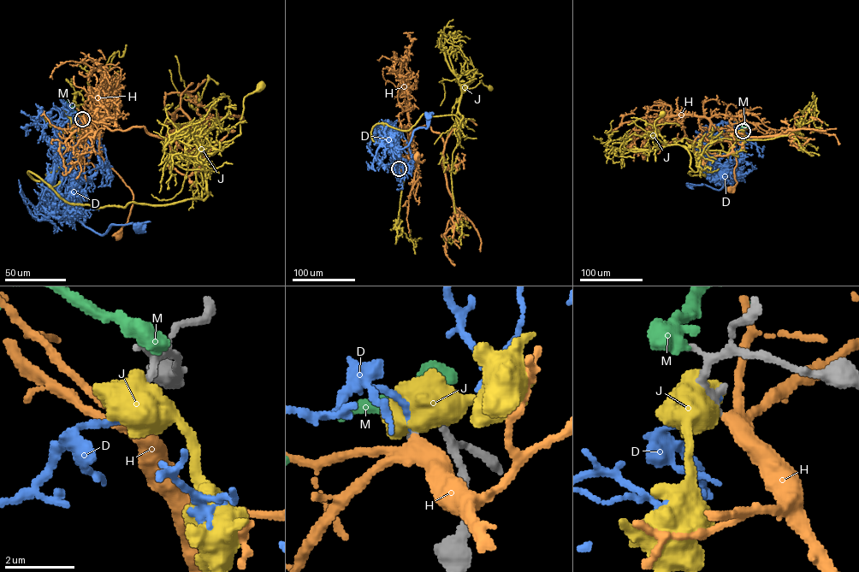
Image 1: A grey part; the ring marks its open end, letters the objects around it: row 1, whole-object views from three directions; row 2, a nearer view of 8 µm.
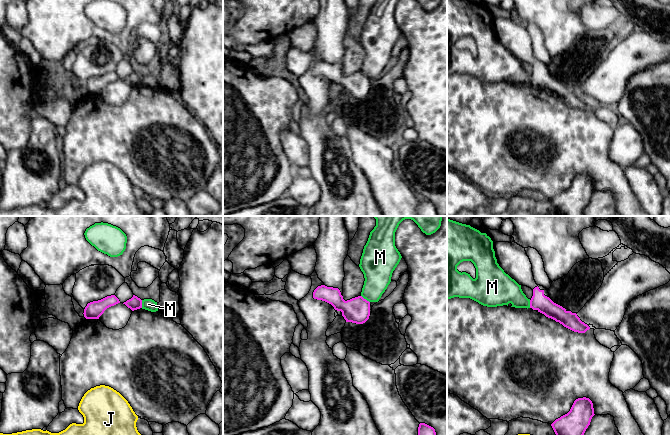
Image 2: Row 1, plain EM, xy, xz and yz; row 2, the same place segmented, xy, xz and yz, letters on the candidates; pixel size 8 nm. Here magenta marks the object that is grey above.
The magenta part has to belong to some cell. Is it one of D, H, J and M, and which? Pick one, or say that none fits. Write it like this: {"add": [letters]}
{"add": ["H"]}

